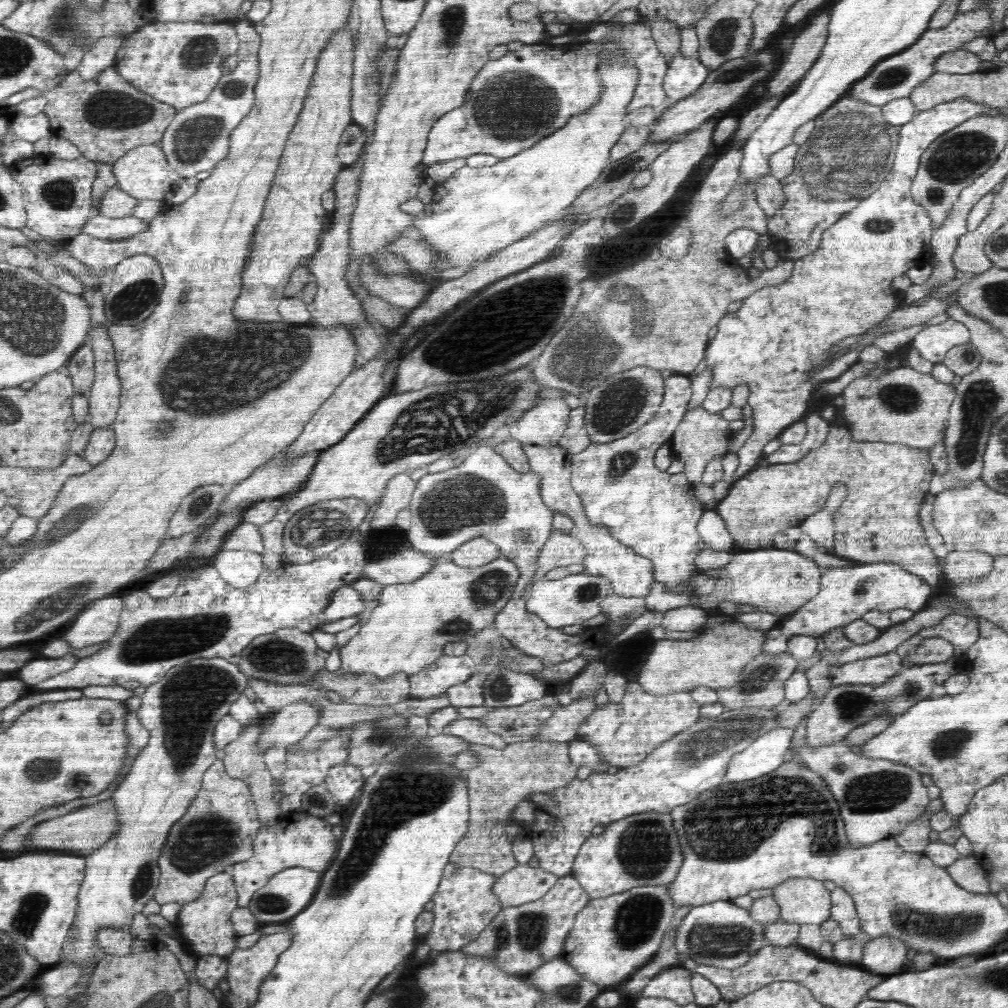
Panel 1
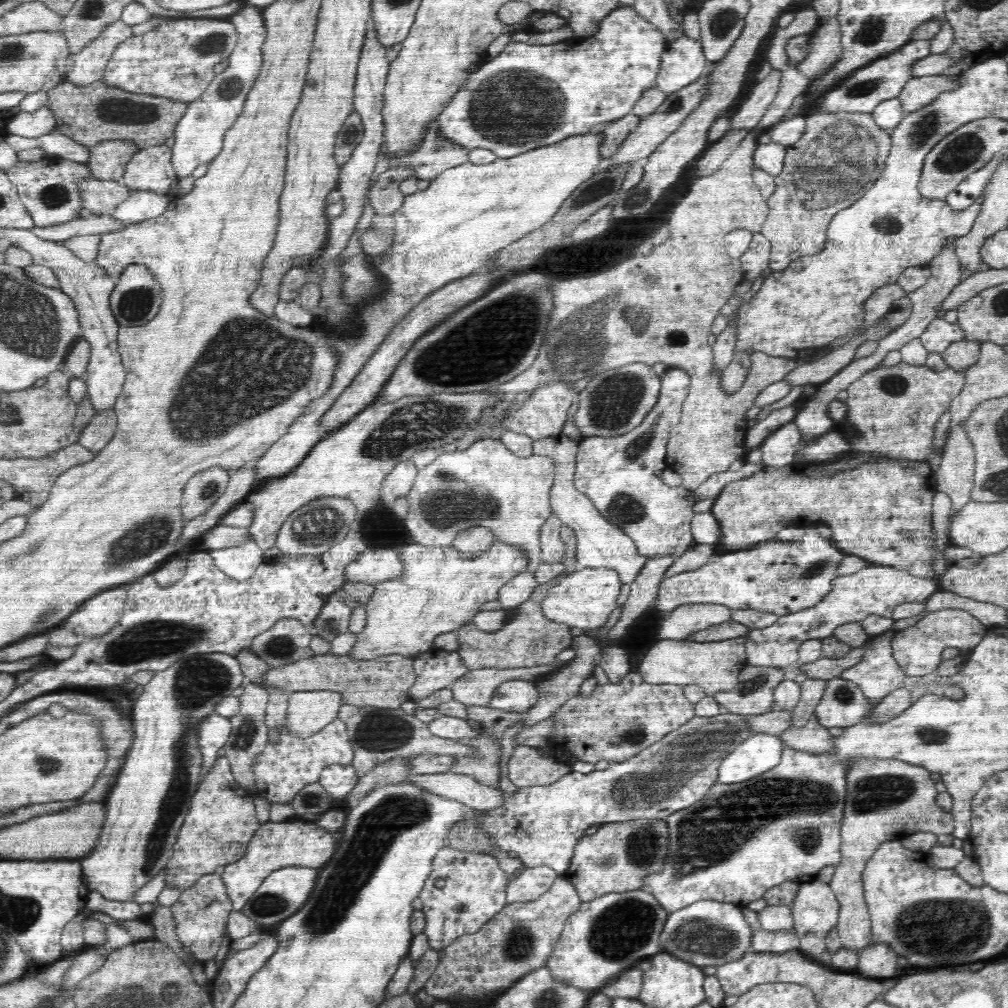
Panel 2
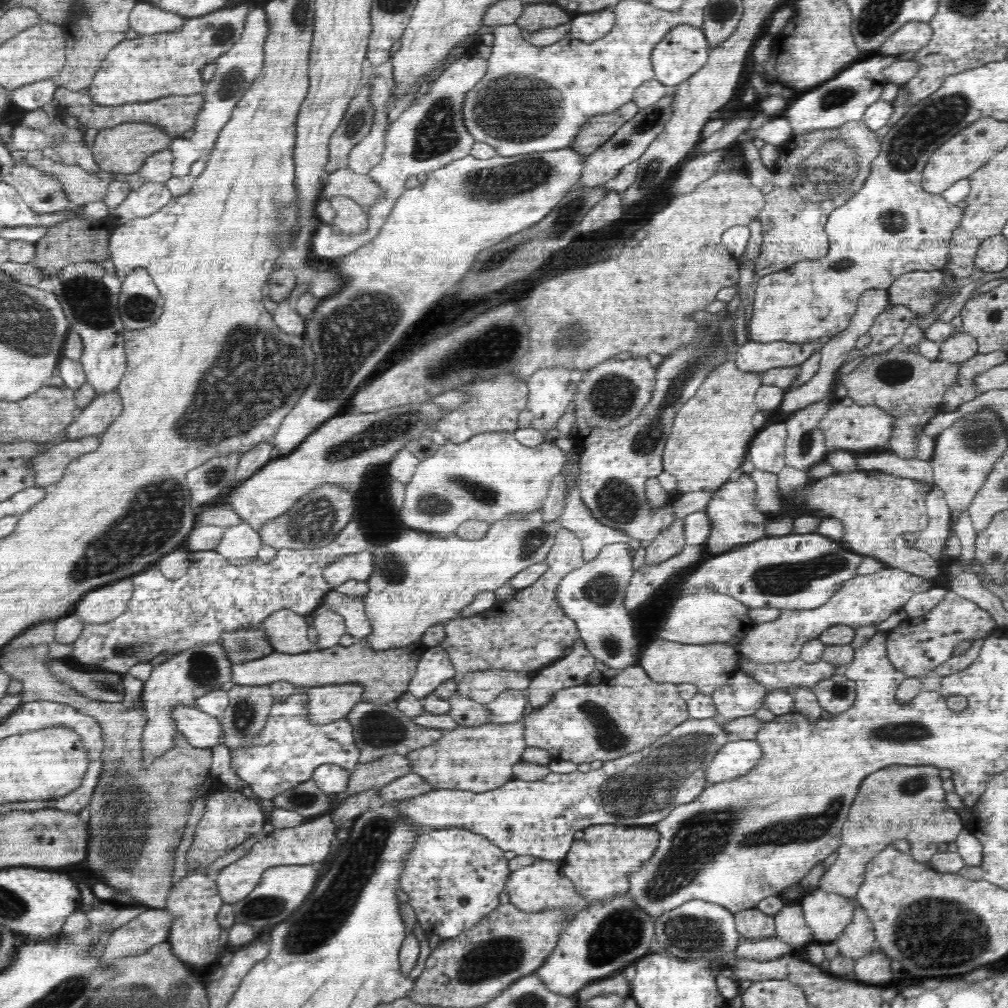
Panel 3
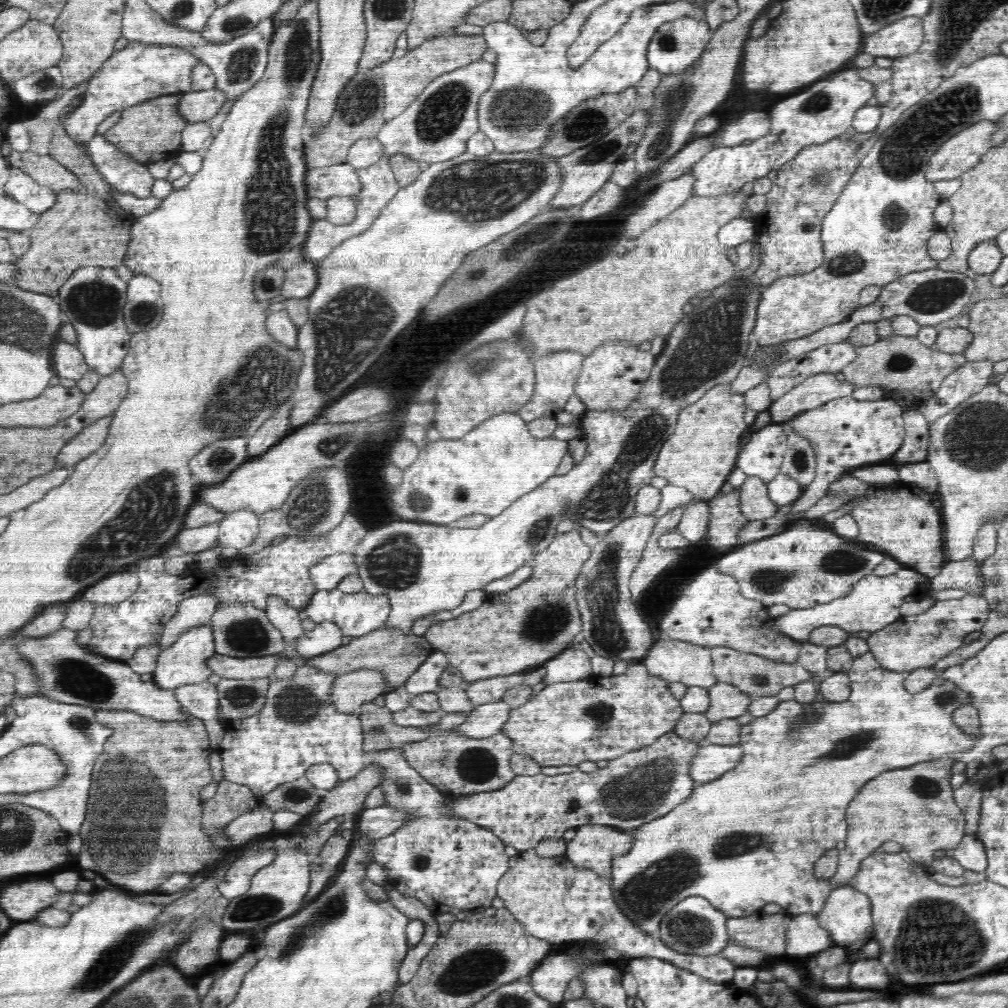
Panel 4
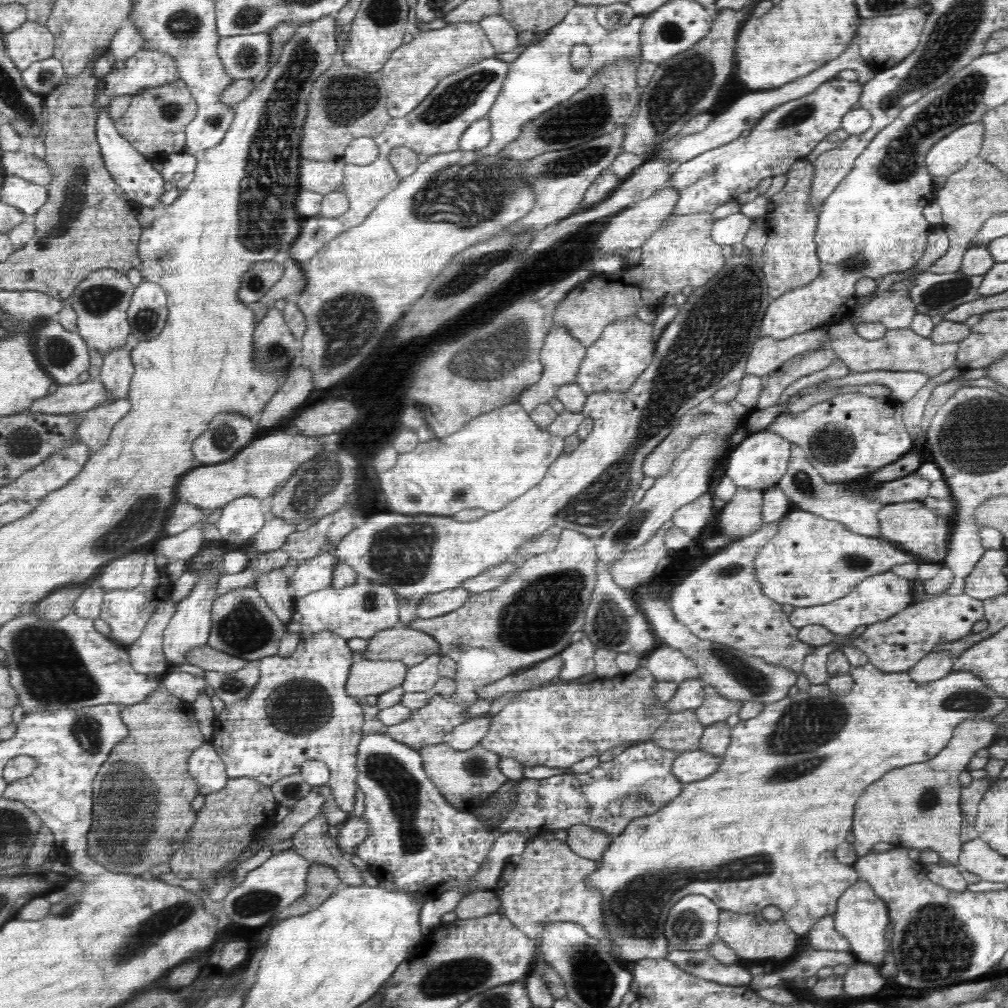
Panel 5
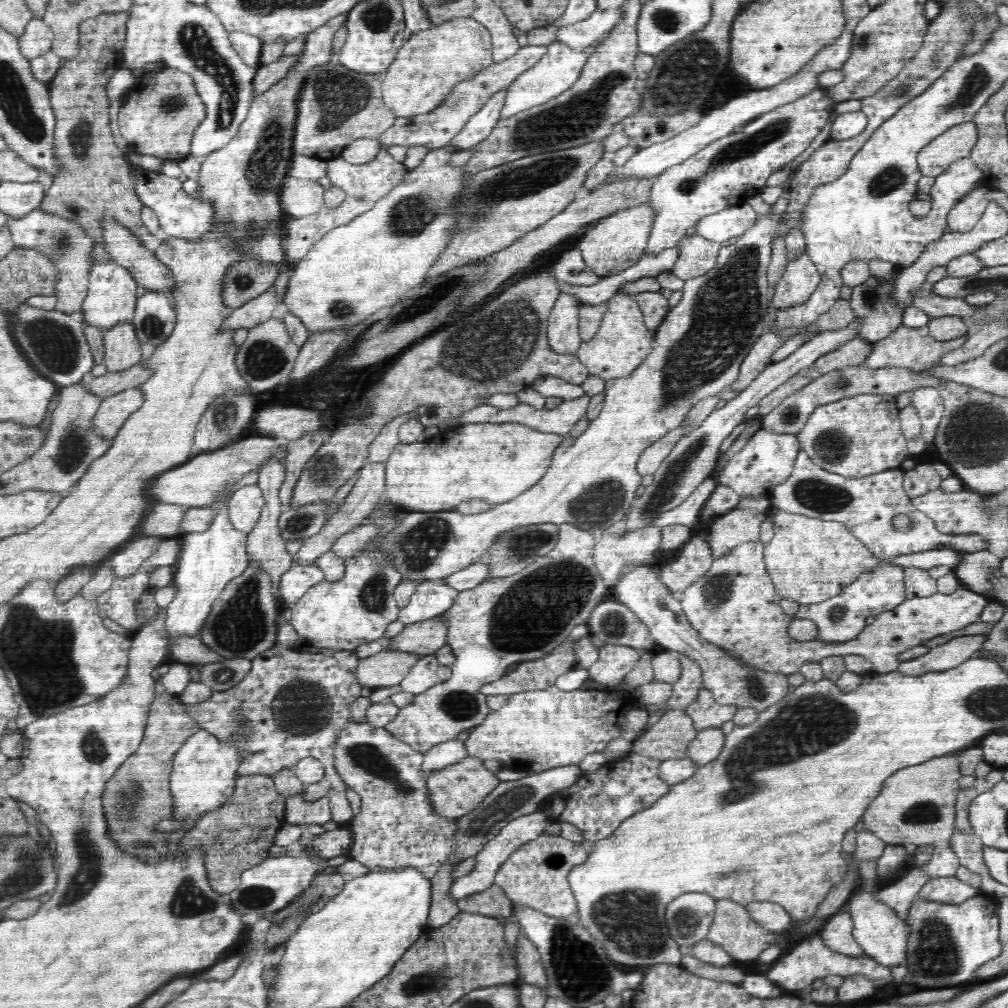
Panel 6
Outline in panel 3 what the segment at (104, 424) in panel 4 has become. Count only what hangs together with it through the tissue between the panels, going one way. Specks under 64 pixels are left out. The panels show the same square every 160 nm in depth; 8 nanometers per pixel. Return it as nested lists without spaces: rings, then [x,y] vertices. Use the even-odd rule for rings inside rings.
[[[102,436],[87,437],[77,440],[62,441],[55,444],[48,451],[36,455],[30,462],[30,469],[34,471],[34,486],[47,488],[57,484],[64,475],[68,465],[82,454],[95,452],[102,440]]]

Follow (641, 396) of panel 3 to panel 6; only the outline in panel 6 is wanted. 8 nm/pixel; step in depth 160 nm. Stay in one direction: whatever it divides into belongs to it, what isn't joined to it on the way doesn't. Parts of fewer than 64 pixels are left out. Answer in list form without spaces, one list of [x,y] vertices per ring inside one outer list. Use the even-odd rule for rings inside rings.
[[[616,293],[607,303],[608,310],[604,313],[596,336],[588,342],[582,342],[576,354],[579,361],[588,369],[589,376],[597,376],[606,381],[630,376],[652,352],[655,336],[655,333],[646,327],[644,313],[632,295]]]

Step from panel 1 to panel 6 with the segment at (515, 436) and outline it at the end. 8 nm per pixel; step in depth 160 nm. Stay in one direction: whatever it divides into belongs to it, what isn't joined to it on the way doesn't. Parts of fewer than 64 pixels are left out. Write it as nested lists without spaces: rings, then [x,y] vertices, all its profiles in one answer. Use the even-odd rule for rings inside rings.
[[[560,293],[548,320],[548,346],[556,354],[577,354],[582,339],[579,335],[578,308],[582,301]]]

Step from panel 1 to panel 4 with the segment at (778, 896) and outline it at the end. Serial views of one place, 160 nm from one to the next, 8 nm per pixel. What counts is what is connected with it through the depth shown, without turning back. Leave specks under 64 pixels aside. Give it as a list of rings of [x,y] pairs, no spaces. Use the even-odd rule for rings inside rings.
[[[850,885],[834,889],[822,912],[815,918],[840,947],[849,947],[857,940],[871,939],[874,926],[872,903],[868,896]]]

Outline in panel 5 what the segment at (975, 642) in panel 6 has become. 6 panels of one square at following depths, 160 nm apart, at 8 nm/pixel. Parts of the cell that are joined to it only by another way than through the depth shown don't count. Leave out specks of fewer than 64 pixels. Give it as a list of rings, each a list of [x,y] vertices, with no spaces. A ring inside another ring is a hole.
[[[947,650],[946,652],[938,652],[938,654],[930,652],[928,656],[922,658],[918,664],[907,671],[914,683],[927,684],[940,680],[950,673],[955,660],[956,658],[952,658],[951,652]]]

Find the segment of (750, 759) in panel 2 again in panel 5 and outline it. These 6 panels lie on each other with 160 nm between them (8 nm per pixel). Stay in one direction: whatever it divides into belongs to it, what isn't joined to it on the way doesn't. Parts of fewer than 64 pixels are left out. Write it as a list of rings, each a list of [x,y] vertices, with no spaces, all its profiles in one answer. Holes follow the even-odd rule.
[[[698,748],[681,752],[672,764],[672,773],[680,782],[692,783],[714,774],[720,764],[722,764],[722,757],[706,753]]]

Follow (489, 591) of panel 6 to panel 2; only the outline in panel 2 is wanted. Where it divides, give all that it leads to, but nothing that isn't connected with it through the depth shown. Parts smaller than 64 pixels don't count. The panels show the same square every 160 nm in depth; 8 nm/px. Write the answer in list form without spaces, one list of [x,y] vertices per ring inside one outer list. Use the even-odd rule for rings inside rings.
[[[562,524],[560,539],[566,545],[566,554],[562,558],[562,563],[566,564],[564,575],[548,583],[539,583],[536,589],[532,590],[530,598],[513,609],[512,616],[507,618],[498,632],[484,632],[478,629],[473,622],[455,631],[458,643],[460,643],[456,651],[460,653],[460,657],[466,663],[468,670],[490,667],[502,669],[530,668],[540,665],[554,666],[557,662],[555,656],[560,654],[562,650],[572,647],[575,638],[570,635],[571,627],[567,624],[558,624],[548,620],[541,607],[541,602],[548,594],[548,591],[554,585],[560,584],[563,577],[572,574],[575,570],[575,550],[577,547],[575,530],[568,525]]]

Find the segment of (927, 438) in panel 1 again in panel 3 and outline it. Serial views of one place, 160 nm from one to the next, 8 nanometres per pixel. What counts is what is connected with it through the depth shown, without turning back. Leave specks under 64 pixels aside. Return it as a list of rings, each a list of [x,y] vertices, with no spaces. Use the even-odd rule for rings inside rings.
[[[894,346],[891,350],[878,353],[878,356],[866,358],[854,372],[844,374],[840,382],[847,388],[847,396],[852,398],[856,405],[871,406],[874,405],[884,413],[892,417],[892,436],[888,440],[887,451],[898,455],[900,458],[916,458],[916,448],[919,444],[920,433],[936,417],[936,414],[942,412],[944,394],[948,388],[958,380],[962,363],[948,362],[946,360],[928,360],[919,352],[903,352],[901,346]]]

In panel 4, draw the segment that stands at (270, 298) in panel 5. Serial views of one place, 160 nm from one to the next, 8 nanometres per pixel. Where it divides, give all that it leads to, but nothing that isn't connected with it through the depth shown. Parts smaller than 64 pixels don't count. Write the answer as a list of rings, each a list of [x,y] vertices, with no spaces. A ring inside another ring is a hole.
[[[304,260],[285,271],[285,280],[280,294],[284,298],[302,298],[310,296],[318,284],[316,264]]]

